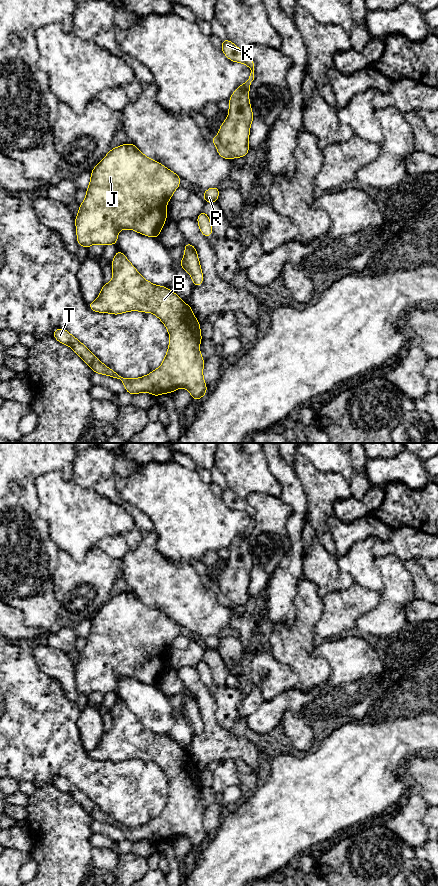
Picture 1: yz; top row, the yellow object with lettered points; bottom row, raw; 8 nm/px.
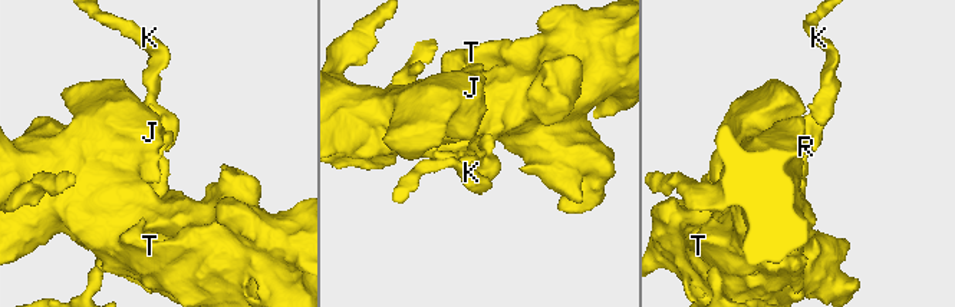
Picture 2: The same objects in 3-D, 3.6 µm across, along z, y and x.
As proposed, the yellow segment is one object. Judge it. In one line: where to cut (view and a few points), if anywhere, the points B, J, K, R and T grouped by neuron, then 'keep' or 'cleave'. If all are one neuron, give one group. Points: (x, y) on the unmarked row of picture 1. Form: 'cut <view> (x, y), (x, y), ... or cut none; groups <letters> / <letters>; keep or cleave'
cut yz (217, 585), (220, 591), (233, 604); groups B J R T / K; cleave

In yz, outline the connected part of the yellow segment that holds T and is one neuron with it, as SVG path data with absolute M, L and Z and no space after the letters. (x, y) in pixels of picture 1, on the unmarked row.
M117 698L112 708L113 725L108 732L104 732L98 746L88 754L94 760L122 762L127 759L151 760L155 762L166 774L170 783L169 795L162 813L146 824L136 827L127 827L105 814L85 793L72 784L67 778L58 776L53 784L57 789L68 793L95 821L110 824L121 828L125 838L131 843L149 840L153 844L164 841L173 841L178 836L186 836L194 849L198 849L207 841L207 834L203 827L204 807L201 804L199 793L202 788L200 771L192 760L192 755L170 737L154 733L145 728L137 717L129 710L126 704Z

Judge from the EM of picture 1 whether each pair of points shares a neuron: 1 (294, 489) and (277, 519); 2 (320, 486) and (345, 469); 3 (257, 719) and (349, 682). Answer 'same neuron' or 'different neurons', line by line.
1: different neurons
2: different neurons
3: same neuron

